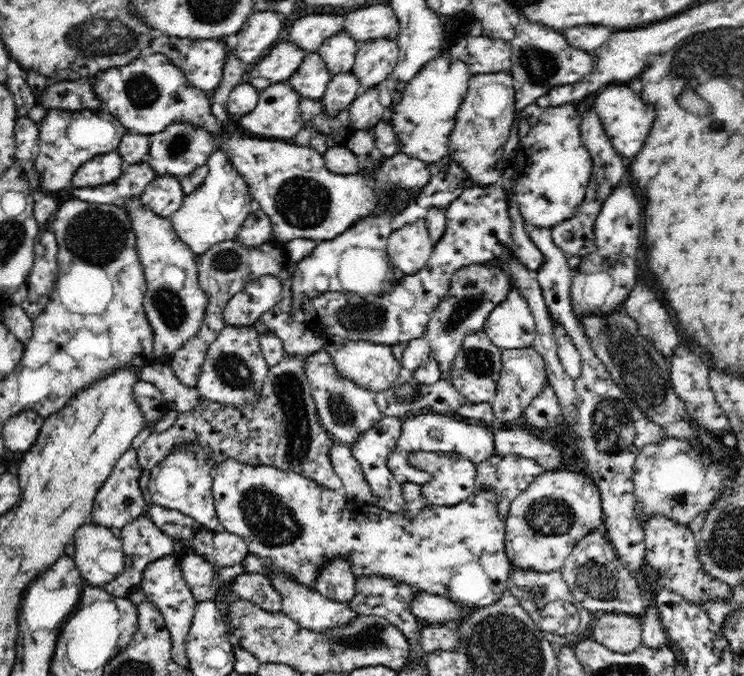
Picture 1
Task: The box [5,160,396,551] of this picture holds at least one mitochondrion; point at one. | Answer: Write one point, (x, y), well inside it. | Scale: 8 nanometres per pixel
(98, 237)

